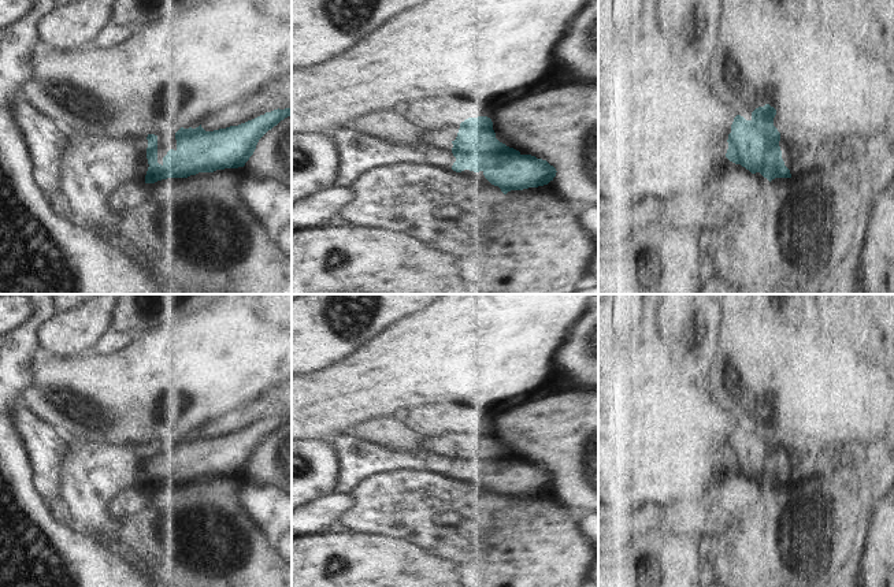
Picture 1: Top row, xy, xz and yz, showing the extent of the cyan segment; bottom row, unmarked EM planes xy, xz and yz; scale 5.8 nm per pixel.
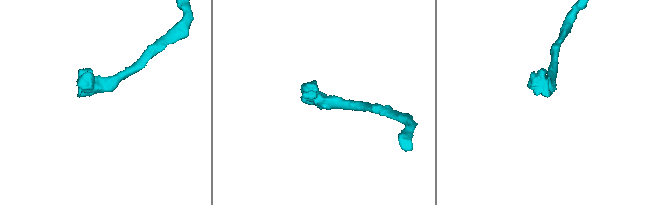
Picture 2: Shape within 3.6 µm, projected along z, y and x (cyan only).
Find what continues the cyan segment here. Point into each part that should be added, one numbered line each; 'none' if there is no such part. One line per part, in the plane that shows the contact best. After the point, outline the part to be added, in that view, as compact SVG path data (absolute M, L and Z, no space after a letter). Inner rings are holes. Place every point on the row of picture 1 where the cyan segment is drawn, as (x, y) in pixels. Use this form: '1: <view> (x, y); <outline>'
1: xz (358, 153); M350 127L340 130L331 138L340 155L333 186L349 187L368 170L390 164L426 164L452 170L456 157L452 151L437 146L411 148L360 134Z

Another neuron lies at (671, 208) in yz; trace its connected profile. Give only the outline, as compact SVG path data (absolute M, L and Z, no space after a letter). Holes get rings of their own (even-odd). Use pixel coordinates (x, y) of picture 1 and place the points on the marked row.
M702 189L691 194L672 193L659 200L659 213L648 226L648 256L660 250L668 230L682 219L687 224L712 223L720 219L713 200Z

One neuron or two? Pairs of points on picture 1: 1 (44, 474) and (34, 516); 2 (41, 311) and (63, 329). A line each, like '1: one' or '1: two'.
1: two
2: two

